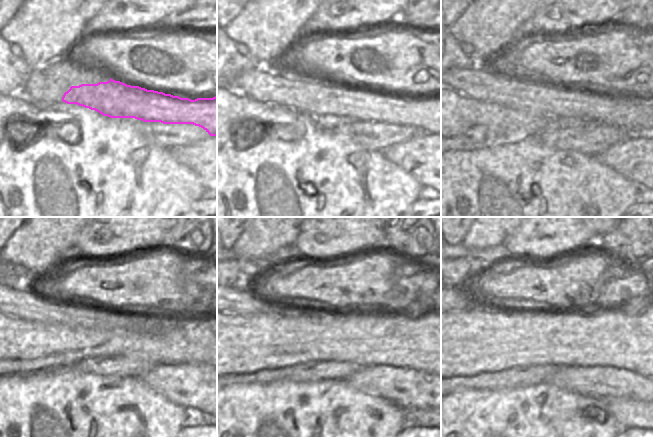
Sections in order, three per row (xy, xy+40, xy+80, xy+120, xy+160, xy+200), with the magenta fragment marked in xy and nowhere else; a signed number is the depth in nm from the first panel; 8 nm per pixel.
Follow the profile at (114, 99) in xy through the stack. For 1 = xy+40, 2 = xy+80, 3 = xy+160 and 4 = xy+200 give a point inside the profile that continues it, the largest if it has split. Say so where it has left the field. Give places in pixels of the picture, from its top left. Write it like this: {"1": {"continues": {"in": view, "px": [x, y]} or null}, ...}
{"1": {"continues": {"in": "xy+40", "px": [314, 97]}}, "2": {"continues": {"in": "xy+80", "px": [480, 83]}}, "3": {"continues": {"in": "xy+160", "px": [240, 301]}}, "4": {"continues": {"in": "xy+200", "px": [461, 301]}}}

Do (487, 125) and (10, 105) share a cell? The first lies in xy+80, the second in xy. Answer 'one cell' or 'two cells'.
one cell

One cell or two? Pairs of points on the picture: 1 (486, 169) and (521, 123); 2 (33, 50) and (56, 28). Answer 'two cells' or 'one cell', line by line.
1: two cells
2: one cell

